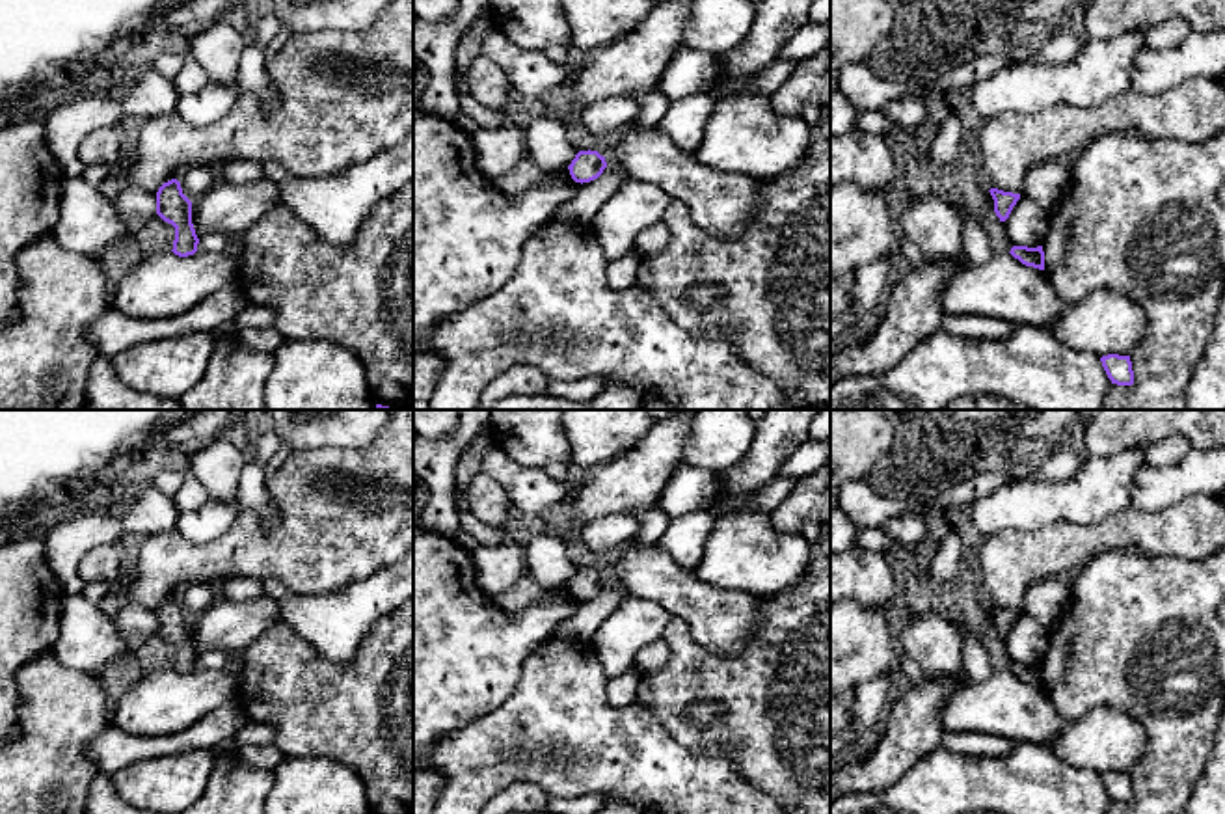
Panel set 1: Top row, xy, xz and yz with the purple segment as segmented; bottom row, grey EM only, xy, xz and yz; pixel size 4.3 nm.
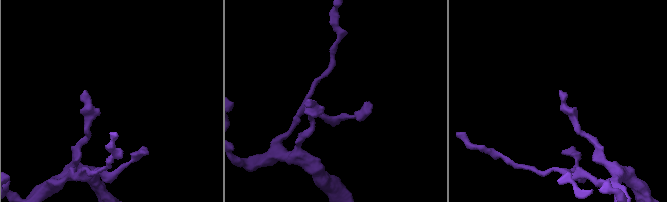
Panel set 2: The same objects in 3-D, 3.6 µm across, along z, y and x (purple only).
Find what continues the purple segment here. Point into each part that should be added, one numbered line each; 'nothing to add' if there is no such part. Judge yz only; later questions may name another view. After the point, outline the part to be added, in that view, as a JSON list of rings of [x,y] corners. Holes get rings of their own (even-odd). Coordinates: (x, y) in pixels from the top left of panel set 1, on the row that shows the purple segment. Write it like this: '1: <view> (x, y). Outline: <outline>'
nothing to add

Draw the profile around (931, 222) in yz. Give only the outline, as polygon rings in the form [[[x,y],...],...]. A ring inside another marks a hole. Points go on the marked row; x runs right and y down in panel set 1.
[[[944,194],[912,196],[895,227],[925,259],[951,259],[962,253],[962,225]]]

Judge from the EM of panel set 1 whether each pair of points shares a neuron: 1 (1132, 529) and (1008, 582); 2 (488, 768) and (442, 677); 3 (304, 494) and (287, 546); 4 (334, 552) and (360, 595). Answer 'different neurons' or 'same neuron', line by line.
1: same neuron
2: different neurons
3: same neuron
4: different neurons

